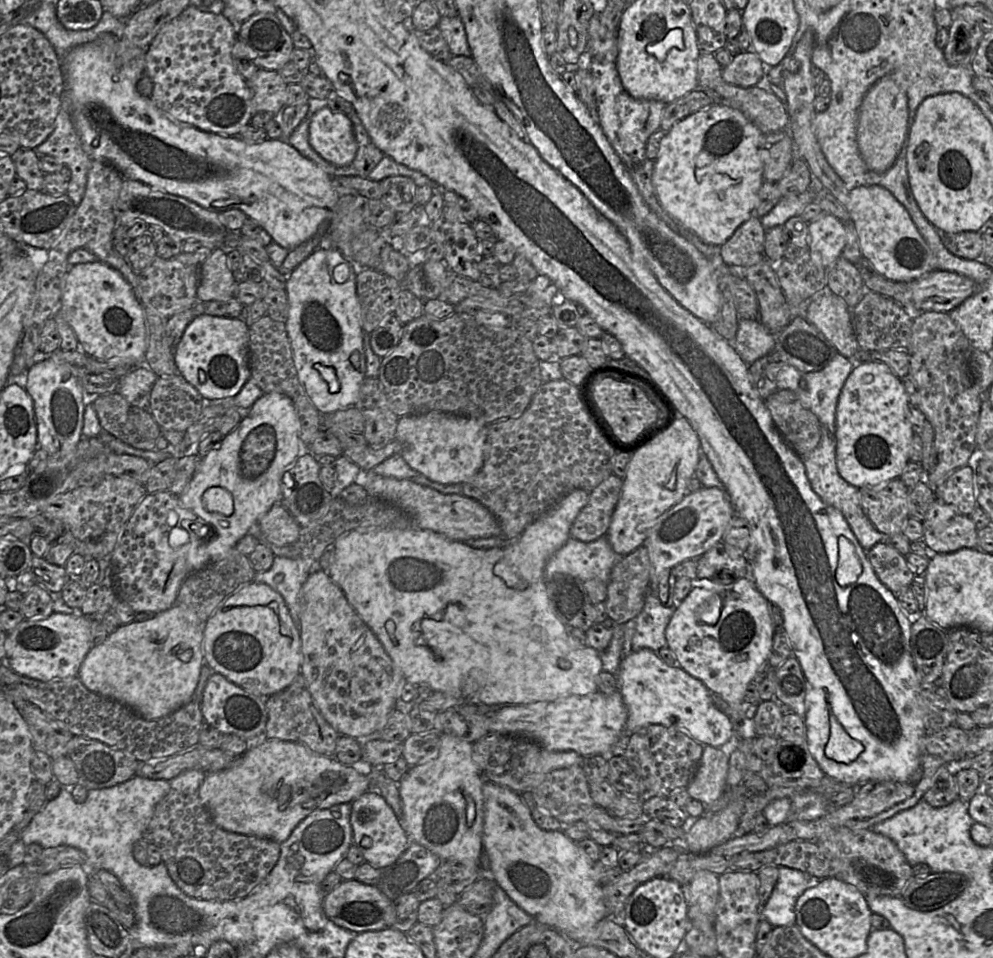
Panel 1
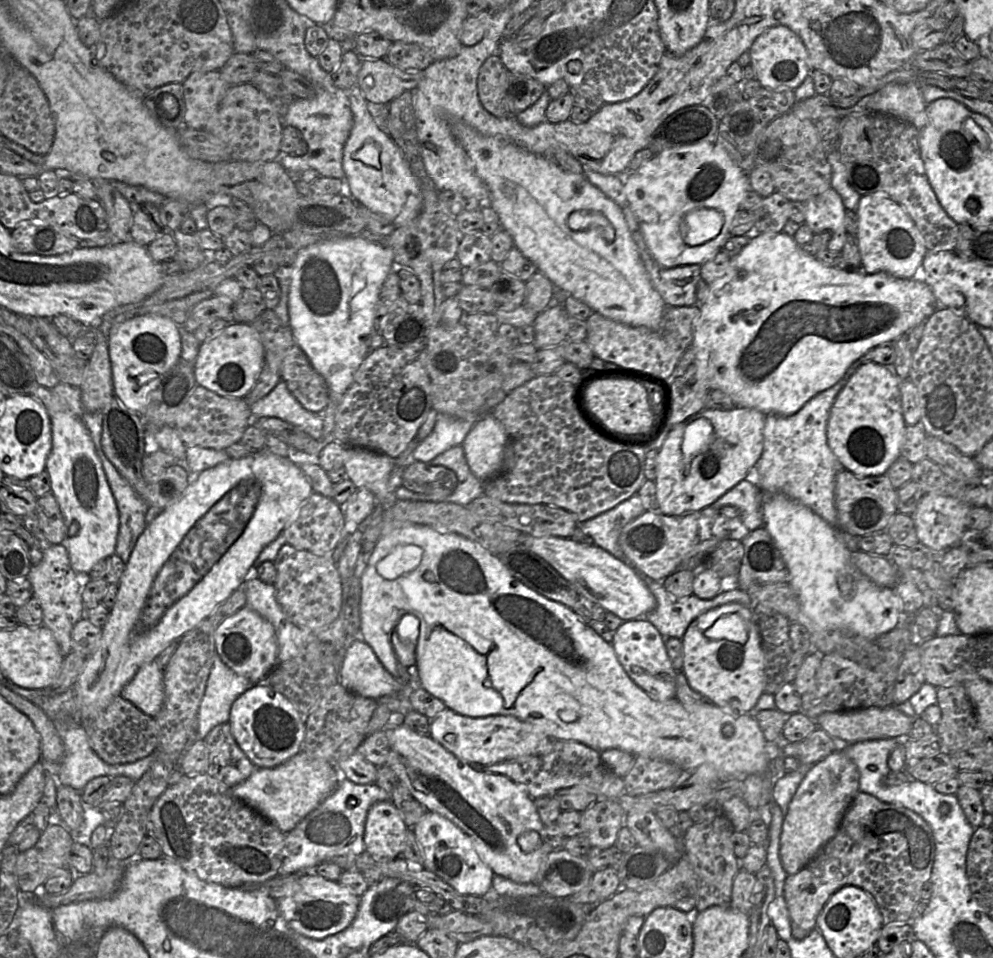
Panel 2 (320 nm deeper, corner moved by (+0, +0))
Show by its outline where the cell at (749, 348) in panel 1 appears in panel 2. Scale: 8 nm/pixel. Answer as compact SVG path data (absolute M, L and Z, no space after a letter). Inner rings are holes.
M844 374L835 385L815 395L793 415L766 415L762 455L752 470L753 483L763 493L782 494L808 507L834 528L836 538L849 551L855 552L859 551L859 537L840 529L835 507L835 478L844 467L827 442L831 407L850 377L851 374Z

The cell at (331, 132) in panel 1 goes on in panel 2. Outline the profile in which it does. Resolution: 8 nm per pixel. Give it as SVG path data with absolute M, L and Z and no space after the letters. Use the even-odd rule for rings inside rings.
M358 84L345 91L353 116L353 125L343 149L344 182L347 193L360 205L387 218L395 227L412 222L421 208L421 192L402 152L380 128L368 110Z

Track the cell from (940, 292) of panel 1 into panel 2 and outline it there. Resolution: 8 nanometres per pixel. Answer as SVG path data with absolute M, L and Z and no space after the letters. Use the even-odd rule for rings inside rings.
M756 231L752 233L752 238L748 242L748 244L742 249L742 251L738 255L730 259L730 265L727 272L722 277L716 279L710 285L707 286L707 288L705 289L705 297L703 298L702 302L699 302L697 305L699 308L699 314L694 321L692 348L695 354L695 359L693 363L696 365L697 376L699 377L699 379L704 381L710 390L719 389L724 393L726 393L727 395L729 395L735 402L737 407L753 408L762 412L765 415L775 414L781 416L789 416L798 412L811 398L813 398L818 393L832 387L840 379L842 379L842 377L844 376L845 372L850 367L850 365L853 362L860 359L860 357L862 357L866 352L870 351L871 349L880 347L882 345L891 345L891 343L898 337L902 335L907 335L907 333L911 329L913 329L920 323L925 322L938 309L936 297L934 296L929 285L923 280L919 280L916 278L910 279L899 278L886 272L867 274L863 272L861 269L840 270L832 268L822 264L815 257L805 254L805 252L801 250L800 245L795 242L793 237L783 232L757 233Z

